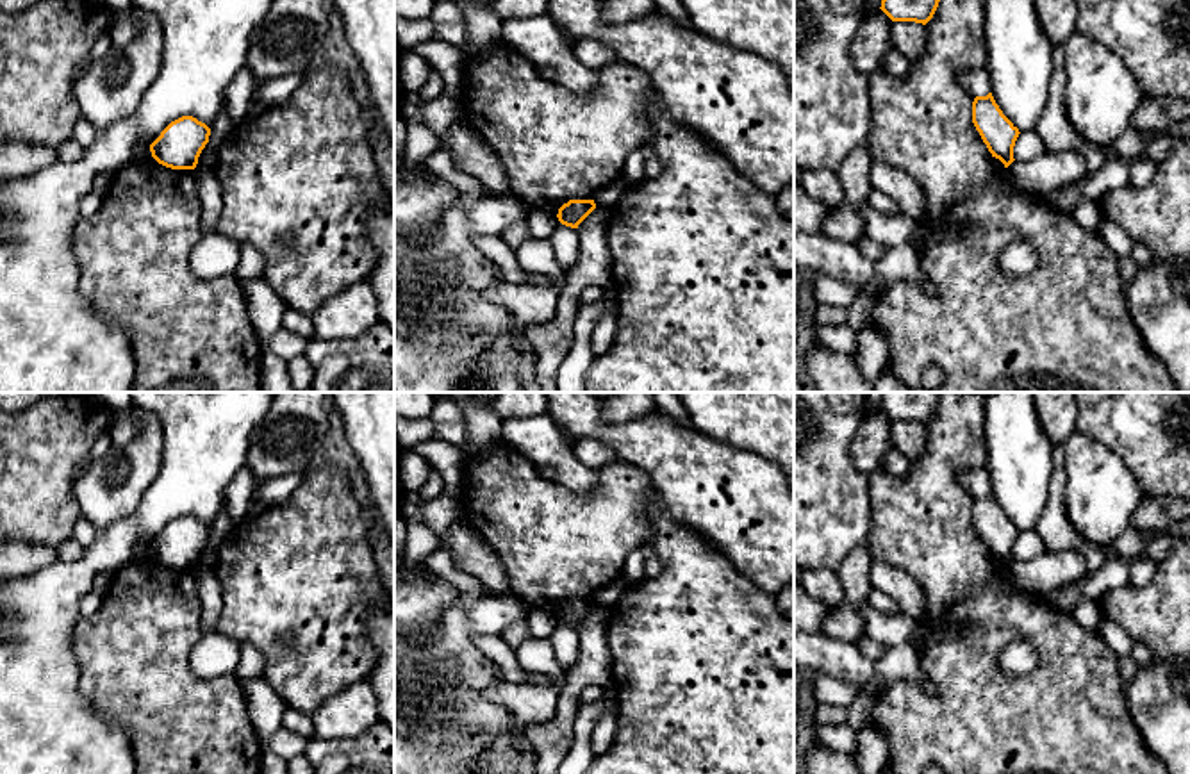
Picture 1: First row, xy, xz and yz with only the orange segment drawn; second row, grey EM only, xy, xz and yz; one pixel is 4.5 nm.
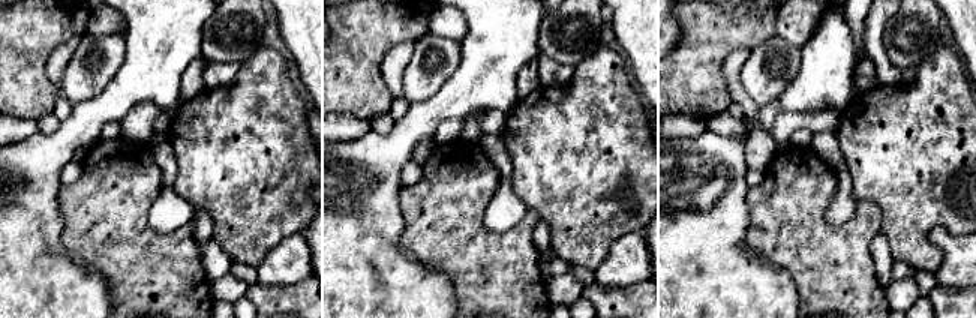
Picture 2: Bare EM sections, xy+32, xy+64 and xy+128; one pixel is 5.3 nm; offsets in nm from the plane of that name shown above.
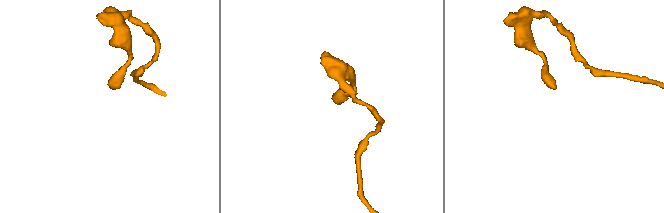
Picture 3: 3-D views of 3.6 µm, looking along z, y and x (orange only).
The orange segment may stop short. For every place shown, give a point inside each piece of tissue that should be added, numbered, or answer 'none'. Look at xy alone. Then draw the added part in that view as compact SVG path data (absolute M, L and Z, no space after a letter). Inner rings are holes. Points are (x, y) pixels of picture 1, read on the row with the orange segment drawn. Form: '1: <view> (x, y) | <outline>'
none

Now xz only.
none

